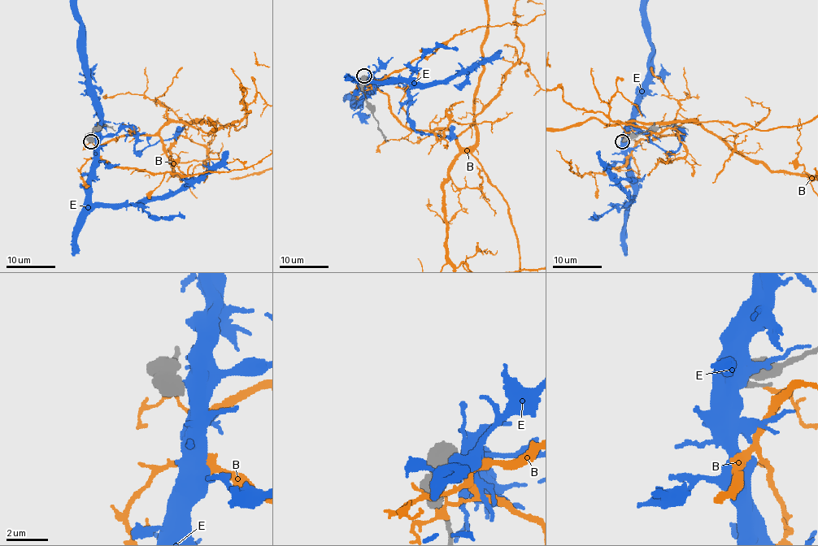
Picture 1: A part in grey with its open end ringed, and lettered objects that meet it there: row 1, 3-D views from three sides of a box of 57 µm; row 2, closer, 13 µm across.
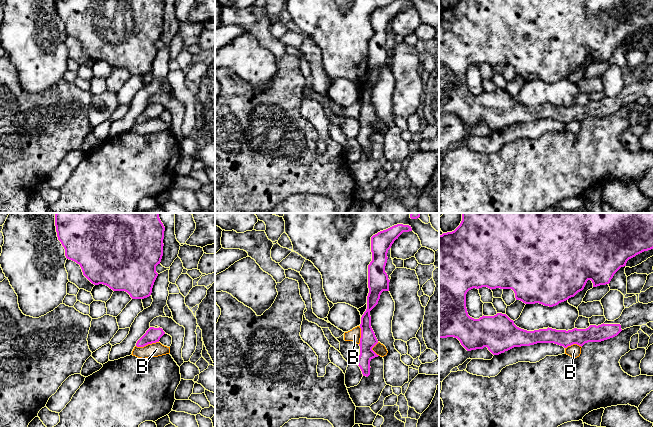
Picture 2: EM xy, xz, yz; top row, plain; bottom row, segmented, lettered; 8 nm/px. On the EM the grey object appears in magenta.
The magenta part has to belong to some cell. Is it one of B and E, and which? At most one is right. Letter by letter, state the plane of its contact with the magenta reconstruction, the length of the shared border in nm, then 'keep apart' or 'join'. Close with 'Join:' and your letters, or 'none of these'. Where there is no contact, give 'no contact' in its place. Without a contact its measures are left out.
B: xy | 190 nm | keep apart
E: no contact | keep apart
Join: none of these

